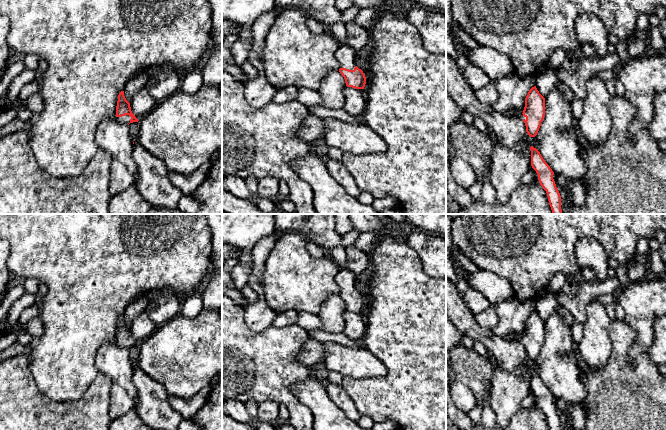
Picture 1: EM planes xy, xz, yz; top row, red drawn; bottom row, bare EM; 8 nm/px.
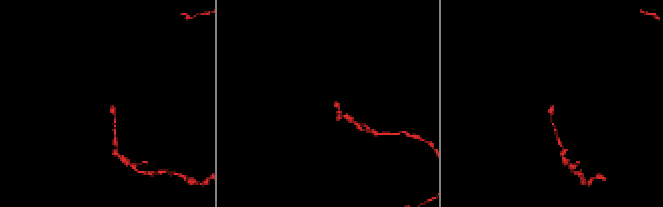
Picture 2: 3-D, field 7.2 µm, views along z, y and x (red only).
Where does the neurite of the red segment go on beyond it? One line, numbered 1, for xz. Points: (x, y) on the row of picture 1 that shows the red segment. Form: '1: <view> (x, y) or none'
1: xz (345, 55)

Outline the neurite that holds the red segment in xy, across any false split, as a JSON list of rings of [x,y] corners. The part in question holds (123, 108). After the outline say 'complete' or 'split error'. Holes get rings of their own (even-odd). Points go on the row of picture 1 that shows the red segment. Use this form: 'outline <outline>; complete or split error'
outline [[[121,91],[118,95],[116,120],[120,124],[127,125],[139,121],[131,111],[130,103],[126,100],[124,91]]]; split error

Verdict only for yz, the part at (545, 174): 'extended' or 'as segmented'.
as segmented

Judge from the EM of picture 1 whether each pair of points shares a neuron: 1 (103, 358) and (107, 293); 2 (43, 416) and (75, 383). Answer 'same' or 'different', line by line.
1: different
2: different

